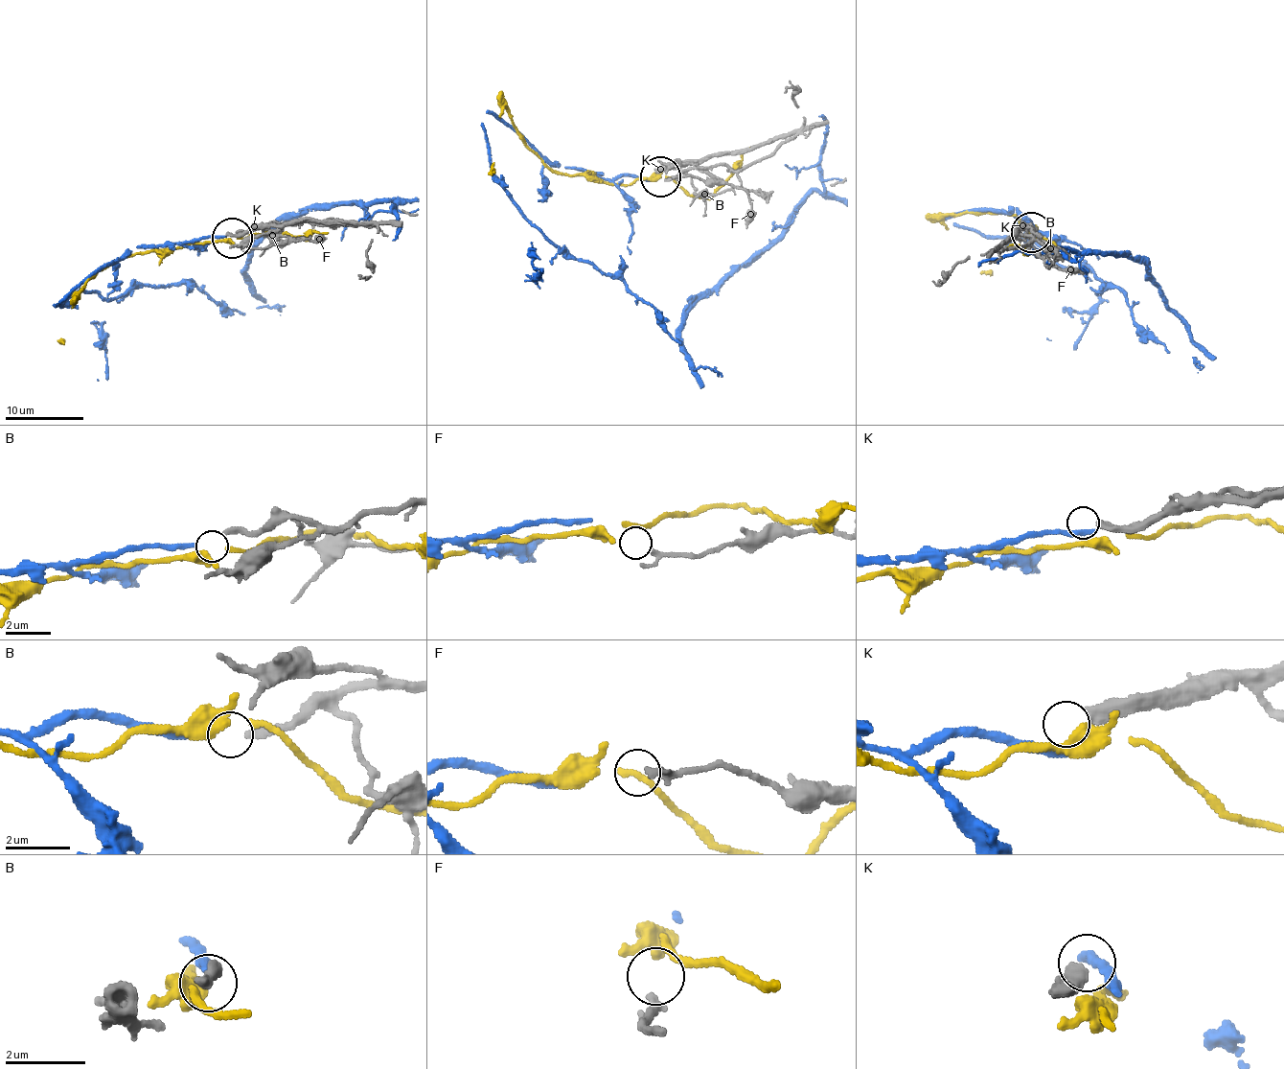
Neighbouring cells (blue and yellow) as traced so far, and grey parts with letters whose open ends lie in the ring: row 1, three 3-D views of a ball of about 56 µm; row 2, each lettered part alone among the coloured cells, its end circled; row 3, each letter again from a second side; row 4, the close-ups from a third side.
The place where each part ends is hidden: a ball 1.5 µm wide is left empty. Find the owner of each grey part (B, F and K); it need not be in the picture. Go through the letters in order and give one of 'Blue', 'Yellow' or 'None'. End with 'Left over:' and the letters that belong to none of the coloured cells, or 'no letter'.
B: Blue
F: None
K: None
Left over: F, K

